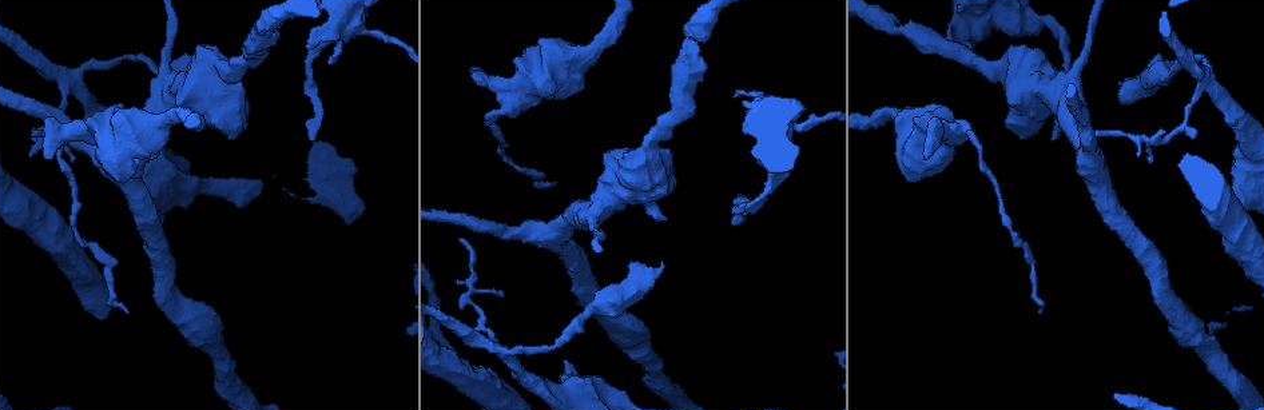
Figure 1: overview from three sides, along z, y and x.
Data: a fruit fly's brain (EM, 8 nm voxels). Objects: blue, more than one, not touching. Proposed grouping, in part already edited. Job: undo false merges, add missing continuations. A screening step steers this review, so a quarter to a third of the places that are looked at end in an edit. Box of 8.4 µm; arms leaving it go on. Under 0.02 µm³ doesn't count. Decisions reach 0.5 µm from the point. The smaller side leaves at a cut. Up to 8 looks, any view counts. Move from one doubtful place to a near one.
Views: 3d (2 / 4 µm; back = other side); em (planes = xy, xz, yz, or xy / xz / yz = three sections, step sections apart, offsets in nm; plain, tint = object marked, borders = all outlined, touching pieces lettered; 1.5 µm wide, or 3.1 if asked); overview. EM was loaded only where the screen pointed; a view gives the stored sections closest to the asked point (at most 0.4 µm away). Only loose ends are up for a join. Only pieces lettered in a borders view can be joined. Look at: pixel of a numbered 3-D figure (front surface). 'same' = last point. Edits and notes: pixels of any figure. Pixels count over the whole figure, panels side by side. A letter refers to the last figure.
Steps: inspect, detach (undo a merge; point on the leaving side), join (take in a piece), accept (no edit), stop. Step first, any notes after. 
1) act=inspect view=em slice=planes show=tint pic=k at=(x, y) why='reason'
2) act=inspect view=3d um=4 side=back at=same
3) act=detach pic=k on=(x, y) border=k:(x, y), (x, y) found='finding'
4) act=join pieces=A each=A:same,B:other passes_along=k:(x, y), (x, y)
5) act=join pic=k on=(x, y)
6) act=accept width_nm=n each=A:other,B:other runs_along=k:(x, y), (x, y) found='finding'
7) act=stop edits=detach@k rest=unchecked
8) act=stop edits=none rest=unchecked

act=inspect view=em slice=planes show=borders pic=1 at=(46, 157) why='branch stops here'

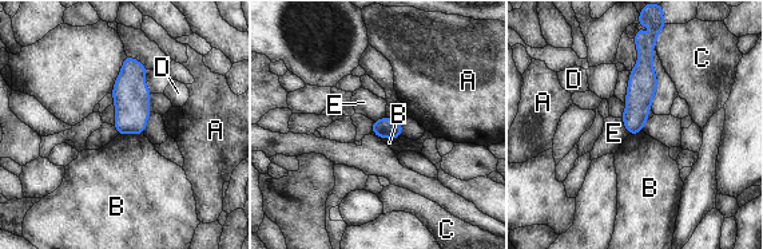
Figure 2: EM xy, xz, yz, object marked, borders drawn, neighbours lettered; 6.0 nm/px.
act=accept width_nm=140 each=A:other,B:other,C:other,D:other,E:other found='none of them fits'

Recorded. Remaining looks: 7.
act=inspect view=em slice=xz step=8 show=borders pic=1 at=(630, 266) why='branch stops here'

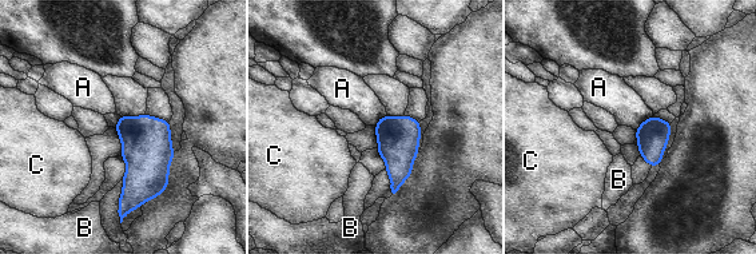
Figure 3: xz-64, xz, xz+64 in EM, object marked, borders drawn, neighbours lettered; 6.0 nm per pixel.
act=inspect view=em slice=planes show=borders at=same why='another direction'

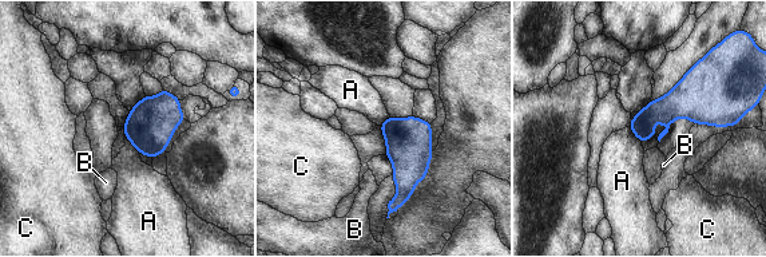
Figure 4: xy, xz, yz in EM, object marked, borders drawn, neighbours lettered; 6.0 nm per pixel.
act=accept each=A:other,B:other,C:other border=4:(126, 137), (139, 154) found='no lettered piece goes on from it'

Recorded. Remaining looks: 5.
act=inspect view=3d um=2 pic=1 at=(1197, 130) why='thin end'

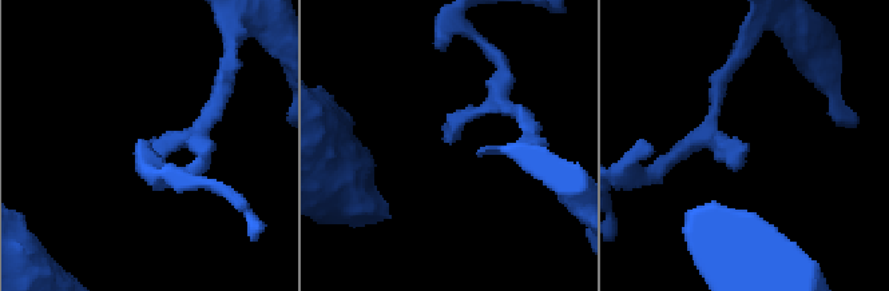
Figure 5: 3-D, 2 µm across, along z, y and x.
act=inspect view=em slice=xz step=8 show=tint pic=5 at=(155, 147) why='now the EM'

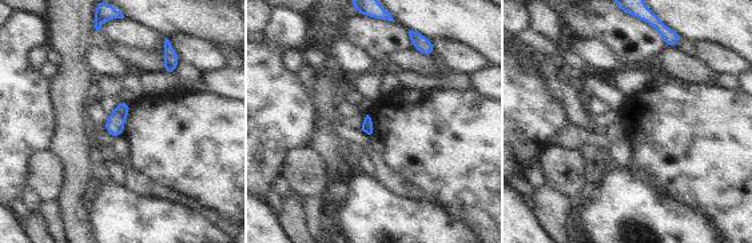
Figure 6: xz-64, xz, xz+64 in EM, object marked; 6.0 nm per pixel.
act=inspect view=em slice=planes show=borders at=same why='another direction'

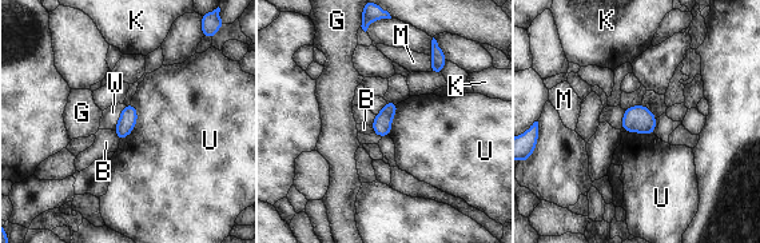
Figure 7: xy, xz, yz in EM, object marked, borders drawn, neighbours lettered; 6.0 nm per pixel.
act=accept width_nm=110 each=B:other,G:other,K:other,M:other,U:other,W:other found='no lettered piece goes on from it'

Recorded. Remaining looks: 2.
act=stop edits=none rest=unchecked

